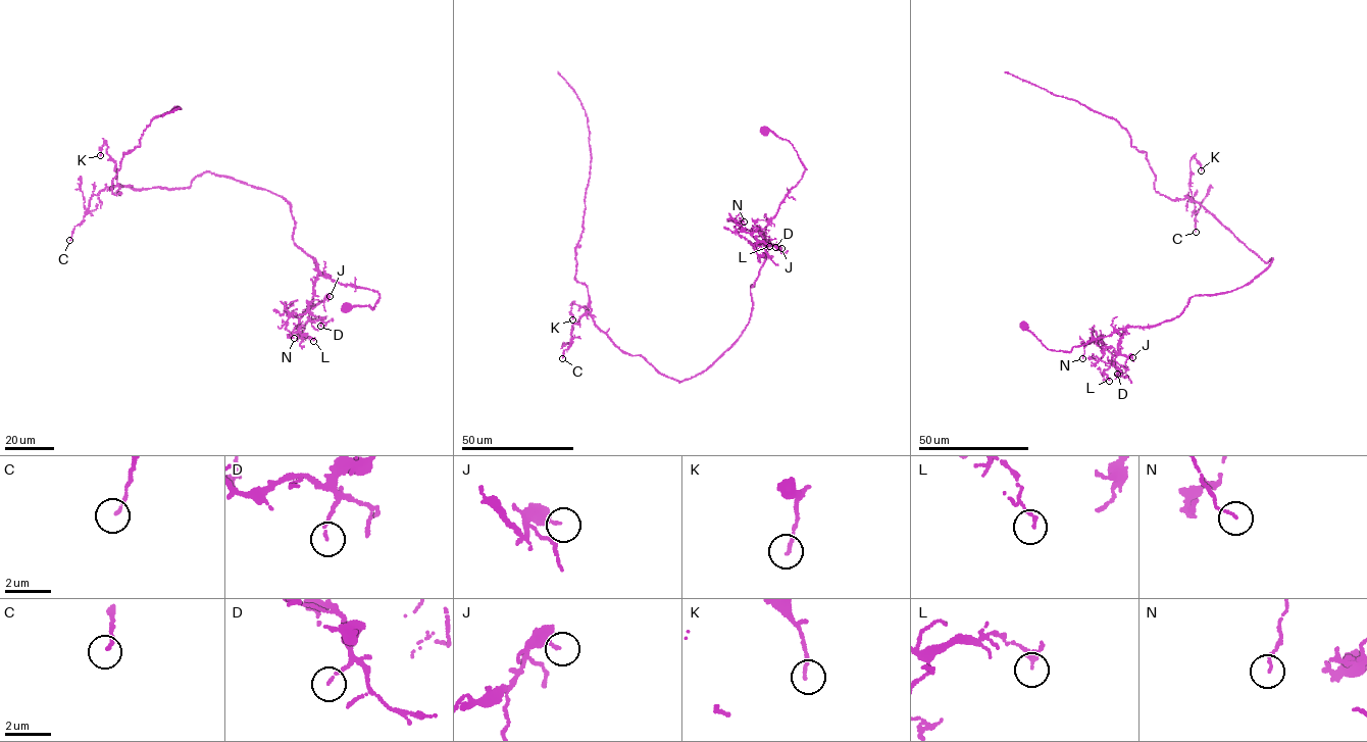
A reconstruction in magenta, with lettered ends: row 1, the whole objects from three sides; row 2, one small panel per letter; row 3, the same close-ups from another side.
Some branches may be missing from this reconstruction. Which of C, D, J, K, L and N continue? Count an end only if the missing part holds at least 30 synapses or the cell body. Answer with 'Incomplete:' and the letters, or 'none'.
Incomplete: none

